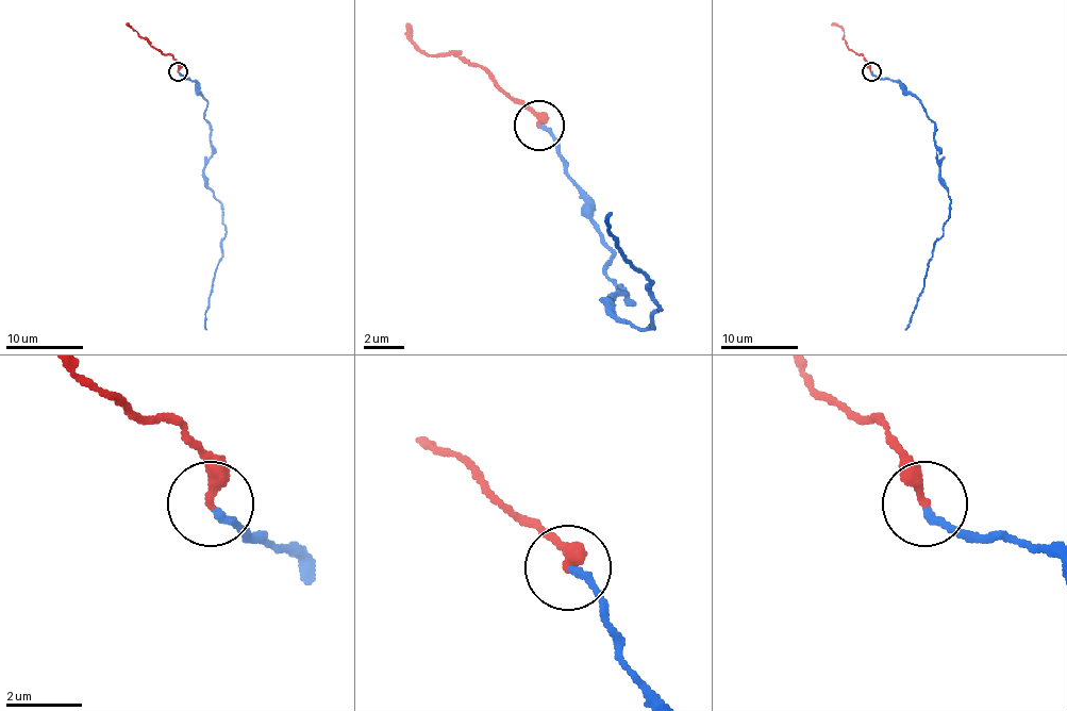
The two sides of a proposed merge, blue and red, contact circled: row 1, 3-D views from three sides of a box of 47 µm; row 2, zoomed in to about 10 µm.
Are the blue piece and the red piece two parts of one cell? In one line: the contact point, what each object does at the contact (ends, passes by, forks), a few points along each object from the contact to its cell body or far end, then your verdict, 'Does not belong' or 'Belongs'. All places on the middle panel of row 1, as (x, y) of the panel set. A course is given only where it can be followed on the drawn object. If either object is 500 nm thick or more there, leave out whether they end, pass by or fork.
Place: (538, 126). At the ring blue ends. At the ring red ends. Course of blue: (537, 123), (612, 248), (607, 274), (627, 294), (607, 298), (647, 328), (652, 288), (607, 229), (612, 214). Course of red: (537, 123), (537, 119), (478, 64), (428, 54), (407, 25). Belongs

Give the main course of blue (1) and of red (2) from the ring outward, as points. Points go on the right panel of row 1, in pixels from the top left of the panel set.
1: (870, 73), (898, 81), (919, 100), (935, 123), (938, 182), (950, 203), (923, 291), (905, 330)
2: (870, 71), (868, 63), (847, 46), (844, 30), (832, 22)

